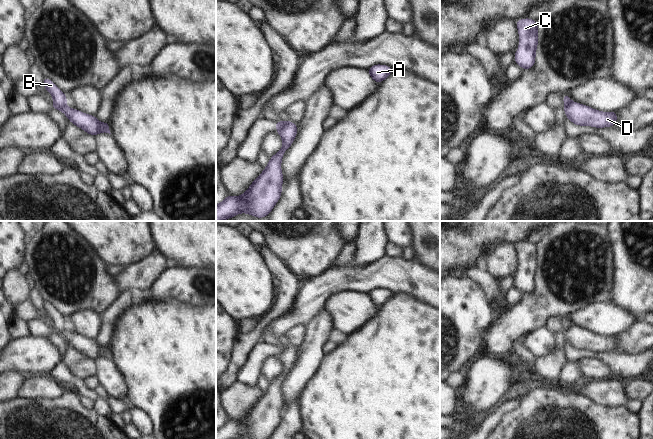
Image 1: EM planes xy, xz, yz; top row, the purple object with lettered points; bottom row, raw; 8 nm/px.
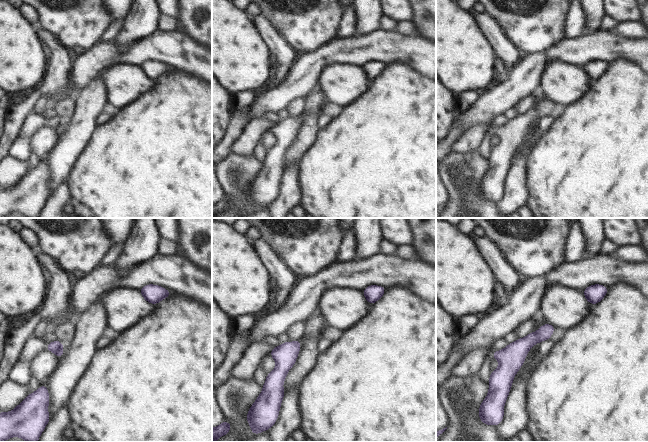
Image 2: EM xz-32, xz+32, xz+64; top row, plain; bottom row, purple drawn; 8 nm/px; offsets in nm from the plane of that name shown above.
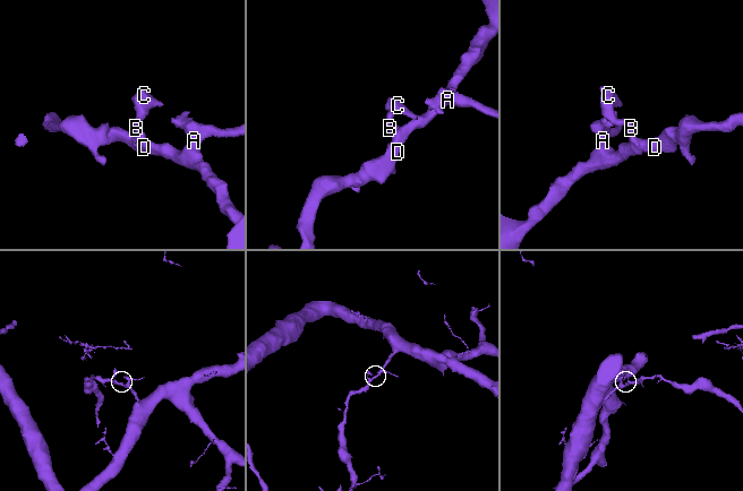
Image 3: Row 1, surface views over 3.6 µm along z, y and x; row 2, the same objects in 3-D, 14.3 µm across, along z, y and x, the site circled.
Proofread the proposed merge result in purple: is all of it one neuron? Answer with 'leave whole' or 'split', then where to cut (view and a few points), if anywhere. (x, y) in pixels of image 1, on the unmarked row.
split | xz (288, 345), (278, 356)

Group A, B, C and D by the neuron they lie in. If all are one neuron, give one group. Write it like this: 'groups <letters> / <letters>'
groups A D / B C

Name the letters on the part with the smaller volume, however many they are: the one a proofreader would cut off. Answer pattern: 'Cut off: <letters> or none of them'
Cut off: B, C

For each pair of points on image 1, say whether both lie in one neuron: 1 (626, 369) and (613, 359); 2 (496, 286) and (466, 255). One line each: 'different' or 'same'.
1: same
2: different

